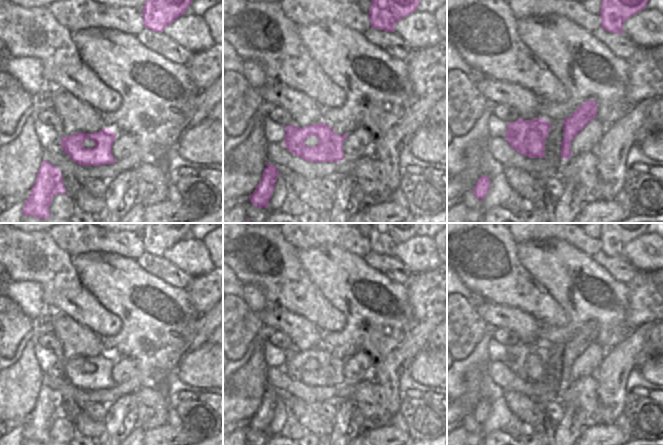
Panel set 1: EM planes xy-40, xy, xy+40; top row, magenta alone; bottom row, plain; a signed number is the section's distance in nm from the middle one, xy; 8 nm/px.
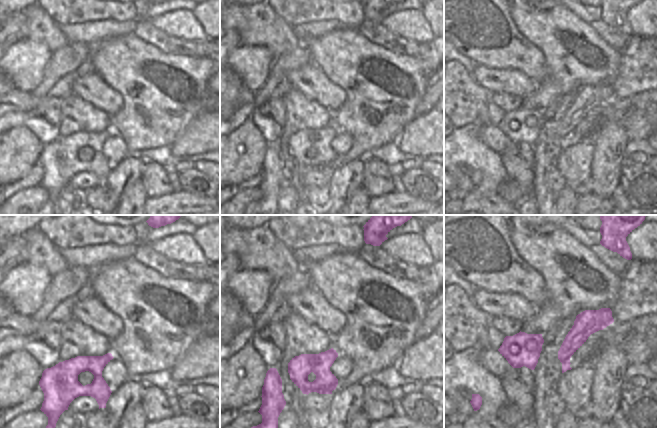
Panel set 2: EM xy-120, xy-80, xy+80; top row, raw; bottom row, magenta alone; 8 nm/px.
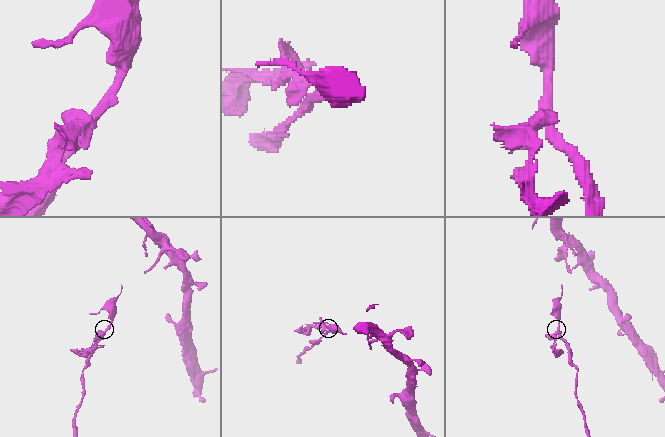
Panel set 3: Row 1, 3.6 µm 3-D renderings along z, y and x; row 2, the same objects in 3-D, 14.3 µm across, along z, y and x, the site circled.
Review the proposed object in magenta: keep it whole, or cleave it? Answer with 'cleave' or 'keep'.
cleave

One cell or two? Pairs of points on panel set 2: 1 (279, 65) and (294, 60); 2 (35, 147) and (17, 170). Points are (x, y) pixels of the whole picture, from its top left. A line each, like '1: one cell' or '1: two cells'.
1: one cell
2: one cell

